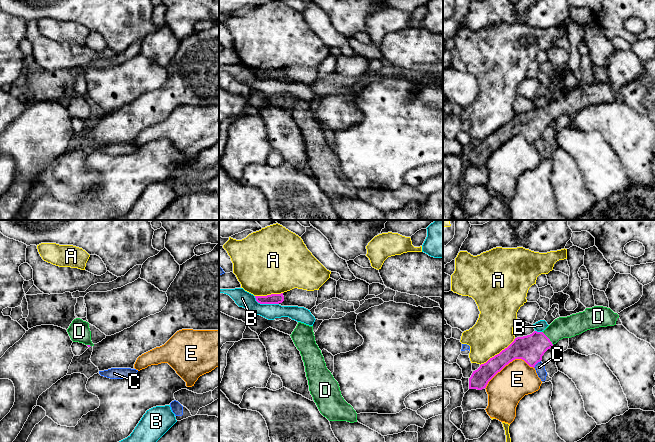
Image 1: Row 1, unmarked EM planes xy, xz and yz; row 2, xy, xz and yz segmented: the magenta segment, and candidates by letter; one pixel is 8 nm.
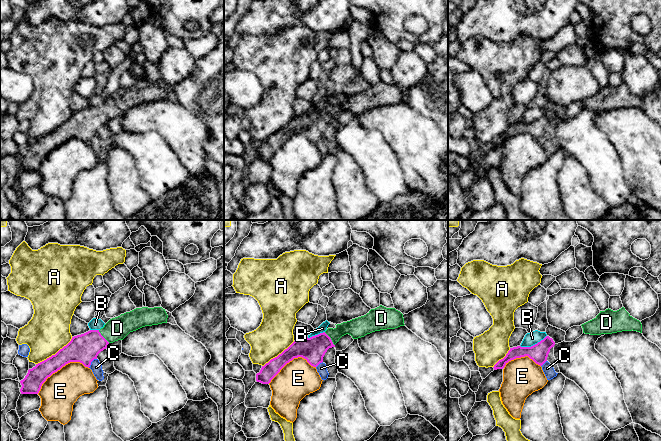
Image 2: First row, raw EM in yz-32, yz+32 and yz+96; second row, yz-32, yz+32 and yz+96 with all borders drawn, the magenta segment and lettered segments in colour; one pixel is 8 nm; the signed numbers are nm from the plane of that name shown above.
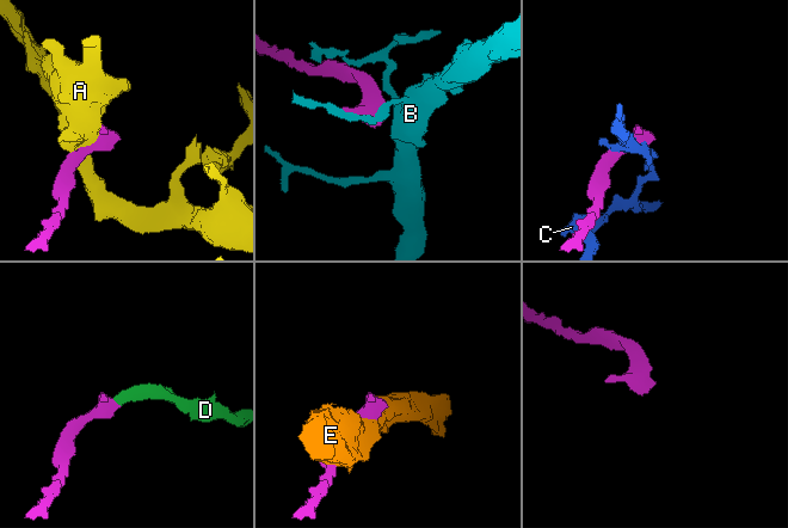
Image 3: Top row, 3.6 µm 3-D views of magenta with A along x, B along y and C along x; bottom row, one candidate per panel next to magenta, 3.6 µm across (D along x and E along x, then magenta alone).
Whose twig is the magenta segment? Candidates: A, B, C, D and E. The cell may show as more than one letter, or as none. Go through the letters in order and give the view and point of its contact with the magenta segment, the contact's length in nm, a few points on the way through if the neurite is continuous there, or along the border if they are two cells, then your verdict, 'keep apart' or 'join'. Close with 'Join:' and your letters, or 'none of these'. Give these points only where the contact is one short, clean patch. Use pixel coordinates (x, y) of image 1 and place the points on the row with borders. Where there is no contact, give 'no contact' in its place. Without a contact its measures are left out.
A: meets magenta in yz at (497, 354); contact 360 nm long; keep apart
B: meets magenta in xz at (265, 303); contact 220 nm long; keep apart
C: meets magenta in yz at (536, 363); contact 90 nm long; keep apart
D: meets magenta in yz at (548, 338); contact 140 nm long; runs through yz (530, 348), (548, 338), (555, 331), (563, 327); join
E: meets magenta in yz at (507, 364); contact 420 nm long; keep apart
Join: D

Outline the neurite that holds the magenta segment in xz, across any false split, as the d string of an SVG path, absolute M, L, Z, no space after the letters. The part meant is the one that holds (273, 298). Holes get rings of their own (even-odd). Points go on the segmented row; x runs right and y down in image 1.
M283 293L271 294L267 296L255 296L256 301L260 304L279 304L284 301Z

